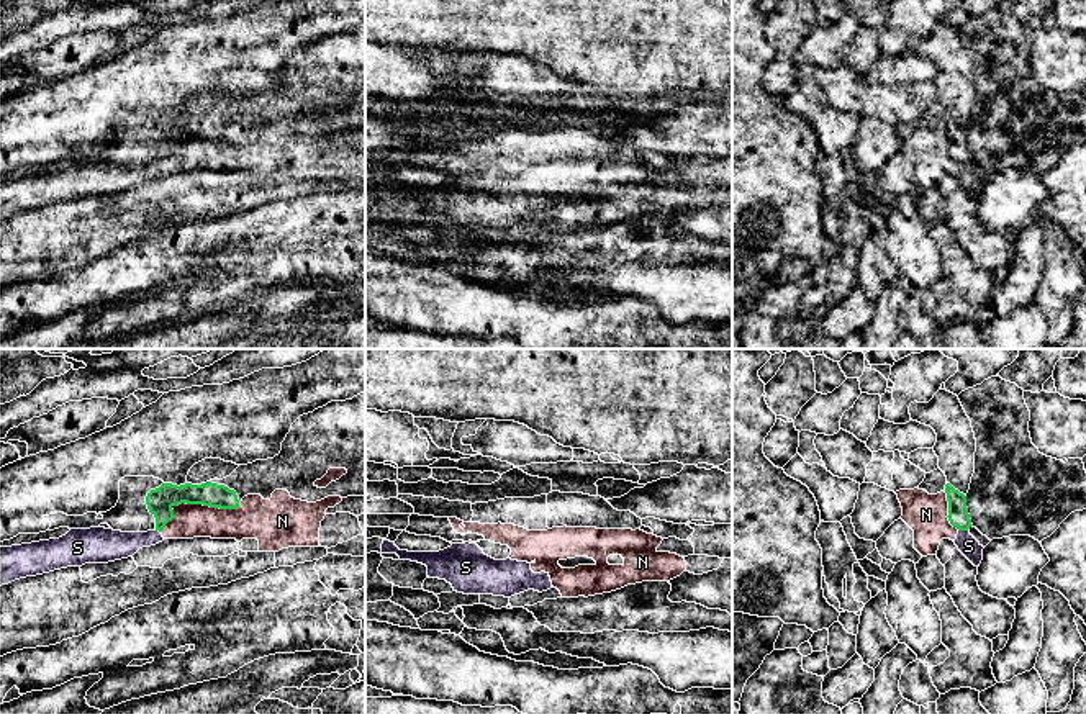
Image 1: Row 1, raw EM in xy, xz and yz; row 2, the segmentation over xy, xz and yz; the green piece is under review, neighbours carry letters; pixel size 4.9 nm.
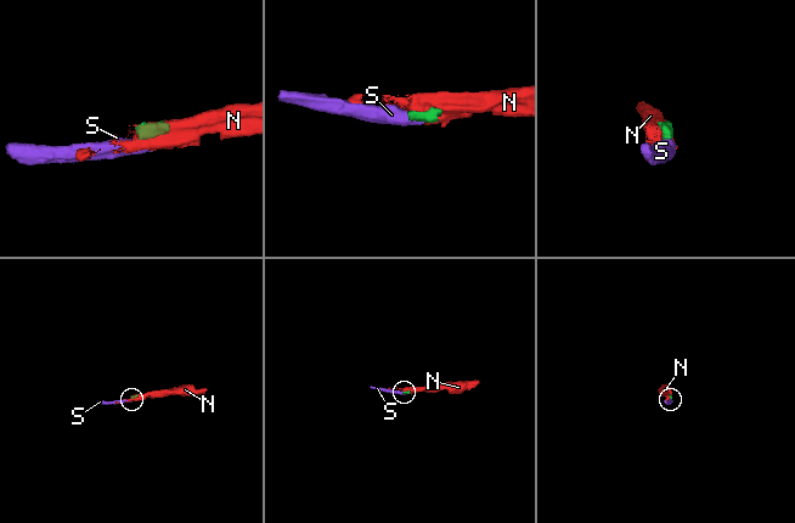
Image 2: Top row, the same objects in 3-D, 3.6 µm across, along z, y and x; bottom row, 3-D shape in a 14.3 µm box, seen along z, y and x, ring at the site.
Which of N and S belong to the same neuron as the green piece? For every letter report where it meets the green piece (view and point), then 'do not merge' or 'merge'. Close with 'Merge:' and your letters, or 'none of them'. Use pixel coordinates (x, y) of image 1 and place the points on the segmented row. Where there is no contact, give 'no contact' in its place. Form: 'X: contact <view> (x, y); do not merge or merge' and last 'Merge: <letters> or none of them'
N: contact xy (194, 503); do not merge
S: contact yz (963, 529); do not merge
Merge: none of them

